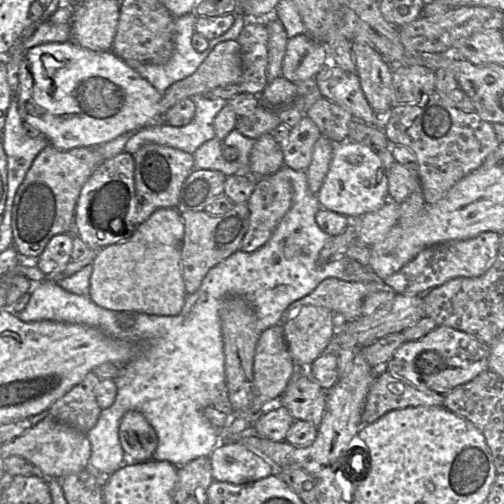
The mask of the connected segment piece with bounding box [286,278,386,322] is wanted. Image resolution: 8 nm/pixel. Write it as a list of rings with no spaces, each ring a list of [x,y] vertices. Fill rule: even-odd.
[[[327,278],[310,294],[290,304],[286,315],[295,316],[302,306],[316,306],[343,314],[346,322],[353,321],[362,316],[365,297],[385,288],[383,281],[346,282],[337,278]]]

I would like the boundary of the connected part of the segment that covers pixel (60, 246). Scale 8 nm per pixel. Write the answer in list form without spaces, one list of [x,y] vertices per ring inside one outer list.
[[[72,234],[53,236],[36,261],[36,266],[47,277],[63,268],[71,261]]]

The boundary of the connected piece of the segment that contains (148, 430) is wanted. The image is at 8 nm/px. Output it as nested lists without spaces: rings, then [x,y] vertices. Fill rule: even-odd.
[[[128,411],[119,425],[120,443],[126,459],[139,463],[152,460],[158,438],[155,430],[138,411]]]

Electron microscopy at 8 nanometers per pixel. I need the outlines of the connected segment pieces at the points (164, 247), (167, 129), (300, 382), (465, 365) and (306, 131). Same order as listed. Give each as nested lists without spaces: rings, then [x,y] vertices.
[[[175,208],[156,210],[126,241],[97,251],[90,276],[89,298],[99,307],[112,311],[142,312],[174,316],[185,303],[181,250],[184,223]]]
[[[196,95],[192,97],[192,99],[195,103],[195,116],[188,125],[173,127],[166,123],[158,123],[156,125],[140,129],[134,133],[122,134],[119,137],[96,147],[98,152],[101,154],[104,160],[107,160],[121,152],[127,152],[133,155],[146,144],[158,144],[193,154],[204,143],[216,138],[214,119],[227,105],[228,101],[222,98],[209,99],[204,95]]]
[[[308,372],[293,378],[278,399],[278,404],[287,408],[294,420],[307,421],[316,427],[323,418],[325,403],[326,391]]]
[[[438,326],[422,338],[403,343],[386,363],[386,370],[419,389],[429,389],[443,396],[479,374],[489,371],[490,346],[475,337],[448,326]]]
[[[306,115],[290,130],[287,142],[282,146],[284,165],[296,171],[306,171],[312,162],[312,153],[316,141],[321,137],[317,125]]]

